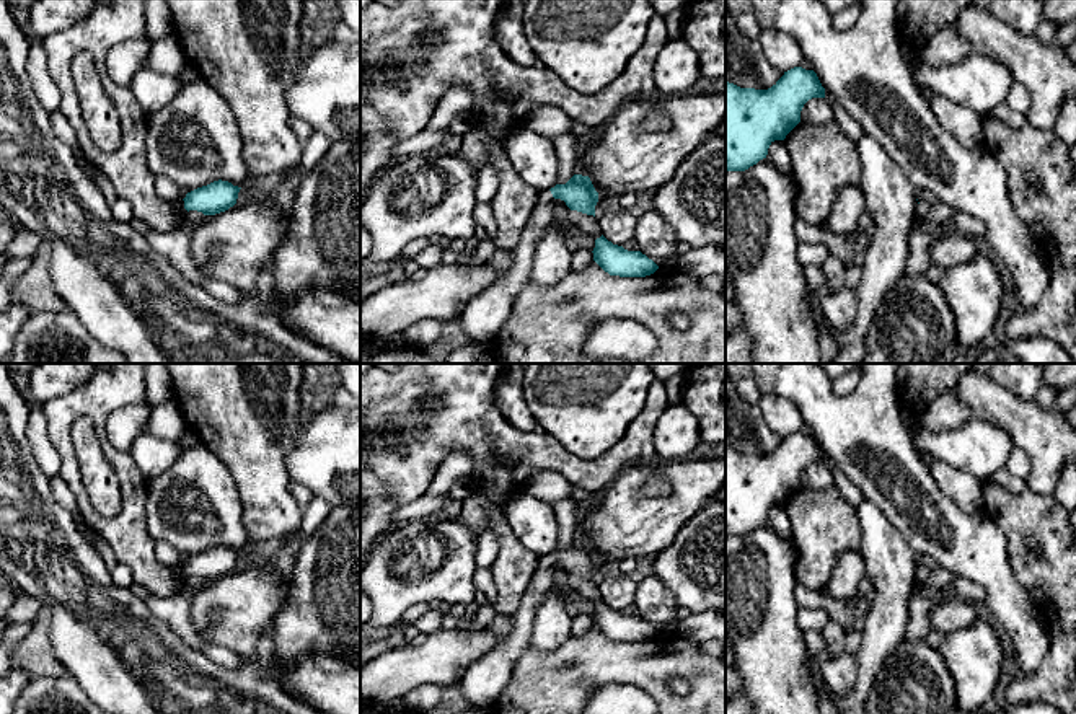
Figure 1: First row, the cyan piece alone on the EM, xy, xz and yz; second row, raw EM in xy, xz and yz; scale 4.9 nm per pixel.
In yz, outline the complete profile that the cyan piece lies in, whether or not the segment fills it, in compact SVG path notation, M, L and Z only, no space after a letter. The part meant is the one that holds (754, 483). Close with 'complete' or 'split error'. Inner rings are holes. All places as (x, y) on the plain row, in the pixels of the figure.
M794 432L768 455L740 453L725 447L725 536L745 536L766 523L774 505L786 500L800 487L800 476L812 463L825 463L814 435Z | complete

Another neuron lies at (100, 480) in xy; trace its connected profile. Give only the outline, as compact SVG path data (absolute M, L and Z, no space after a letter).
M80 417L72 425L72 445L83 487L95 510L106 518L119 515L122 509L119 478L103 452L90 417Z

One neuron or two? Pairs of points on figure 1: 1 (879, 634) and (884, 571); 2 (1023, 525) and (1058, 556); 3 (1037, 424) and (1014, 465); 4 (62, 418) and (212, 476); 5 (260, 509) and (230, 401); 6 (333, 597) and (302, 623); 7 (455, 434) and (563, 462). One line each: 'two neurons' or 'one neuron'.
1: one neuron
2: one neuron
3: two neurons
4: two neurons
5: one neuron
6: one neuron
7: one neuron

